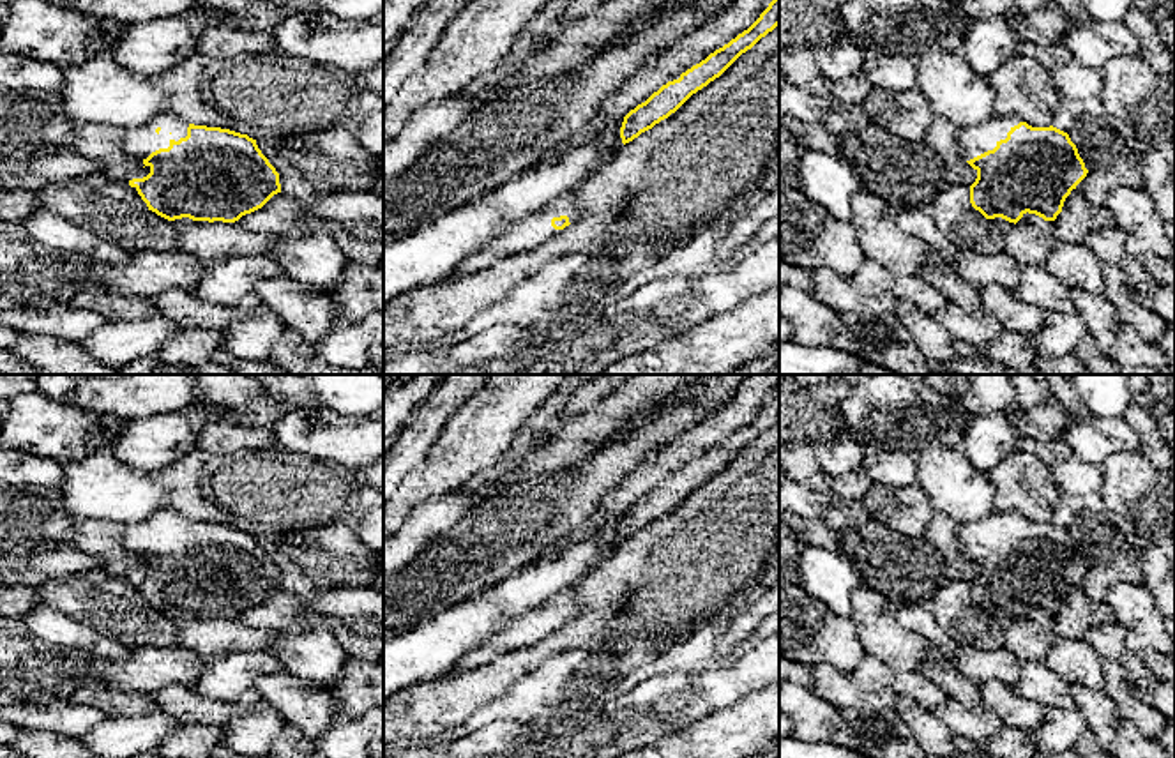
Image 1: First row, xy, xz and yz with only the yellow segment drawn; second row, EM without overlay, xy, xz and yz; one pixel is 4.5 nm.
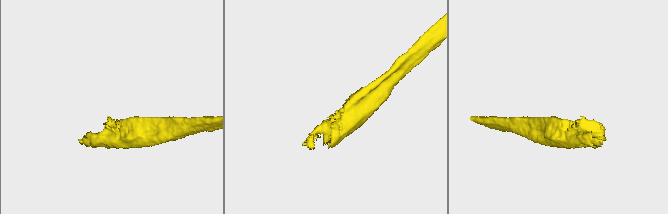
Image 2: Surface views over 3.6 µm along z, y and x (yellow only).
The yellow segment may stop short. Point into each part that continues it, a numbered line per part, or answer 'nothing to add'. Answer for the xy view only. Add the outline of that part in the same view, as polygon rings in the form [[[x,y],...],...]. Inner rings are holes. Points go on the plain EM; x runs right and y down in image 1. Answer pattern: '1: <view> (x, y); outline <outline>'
1: xy (140, 538); outline [[[163,509],[152,518],[125,527],[124,546],[134,555],[147,555],[159,544],[168,544],[170,537],[178,537],[187,532],[189,518],[173,511]]]

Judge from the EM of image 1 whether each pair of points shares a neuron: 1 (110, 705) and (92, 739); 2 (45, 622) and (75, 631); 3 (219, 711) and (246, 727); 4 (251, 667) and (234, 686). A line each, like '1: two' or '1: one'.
1: two
2: one
3: two
4: one

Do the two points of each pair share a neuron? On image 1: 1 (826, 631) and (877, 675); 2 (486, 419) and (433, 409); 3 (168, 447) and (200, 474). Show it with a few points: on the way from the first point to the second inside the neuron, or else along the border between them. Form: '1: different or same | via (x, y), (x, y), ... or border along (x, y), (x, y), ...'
1: different | border along (866, 654), (850, 674)
2: different | border along (469, 401), (447, 421), (432, 447)
3: different | border along (197, 447), (154, 474)

